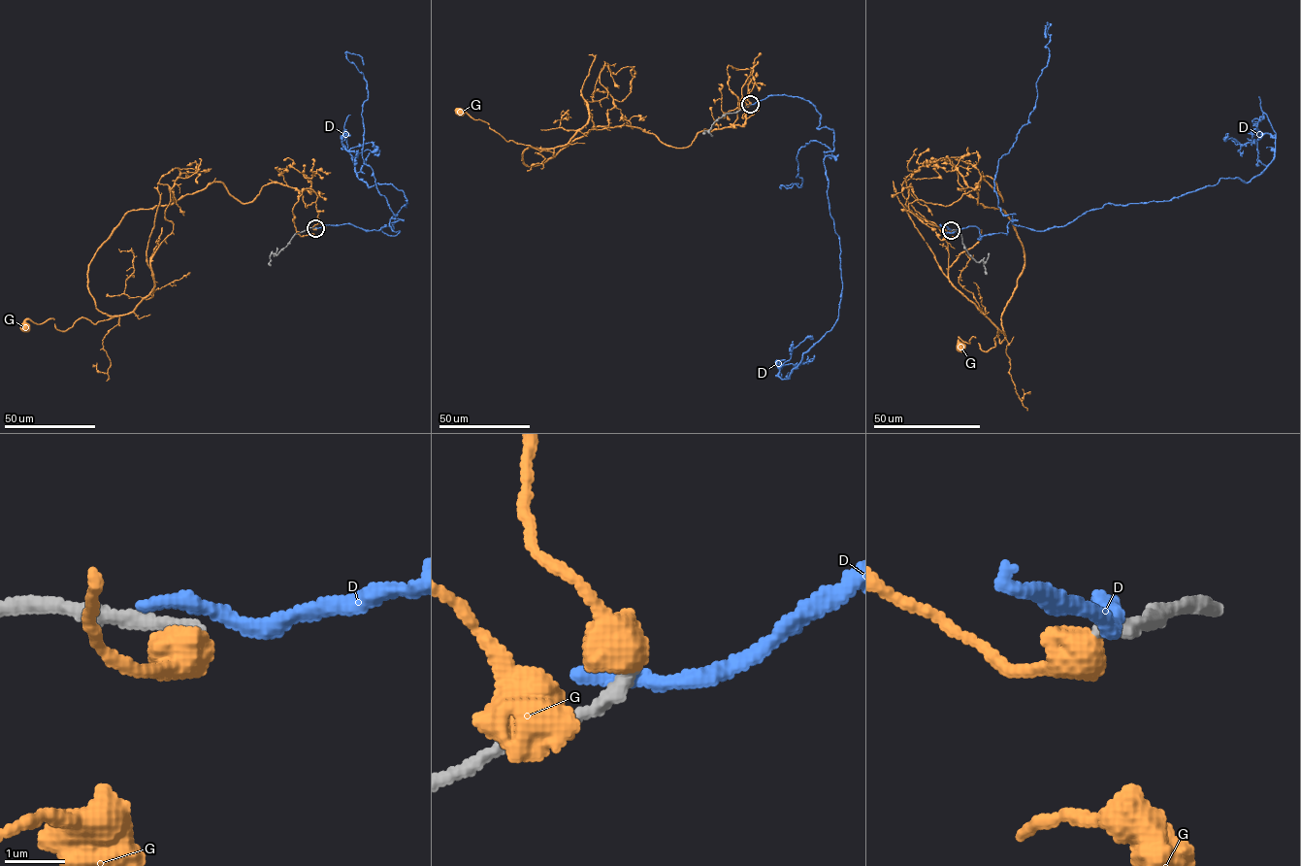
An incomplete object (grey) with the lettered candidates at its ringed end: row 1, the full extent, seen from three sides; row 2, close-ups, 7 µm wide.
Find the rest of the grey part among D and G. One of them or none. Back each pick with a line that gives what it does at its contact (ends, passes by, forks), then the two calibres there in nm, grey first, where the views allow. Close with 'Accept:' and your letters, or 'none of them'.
Accept: none of them

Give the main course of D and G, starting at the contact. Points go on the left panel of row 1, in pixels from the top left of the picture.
D: (315, 228), (399, 233), (389, 223), (399, 219), (389, 224), (404, 192), (368, 187), (343, 147), (375, 147)
G: (315, 228), (296, 188), (242, 203), (210, 183), (129, 211), (98, 249), (87, 288), (112, 317), (23, 326)

